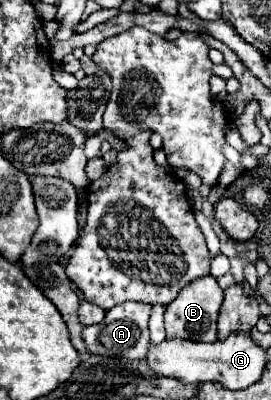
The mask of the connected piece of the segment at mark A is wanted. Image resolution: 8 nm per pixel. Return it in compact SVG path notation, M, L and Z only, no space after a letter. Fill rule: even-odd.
M119 303L105 313L105 319L97 325L89 325L83 329L83 339L87 345L87 353L93 355L117 355L123 359L143 359L149 347L149 321L151 305L147 303Z

